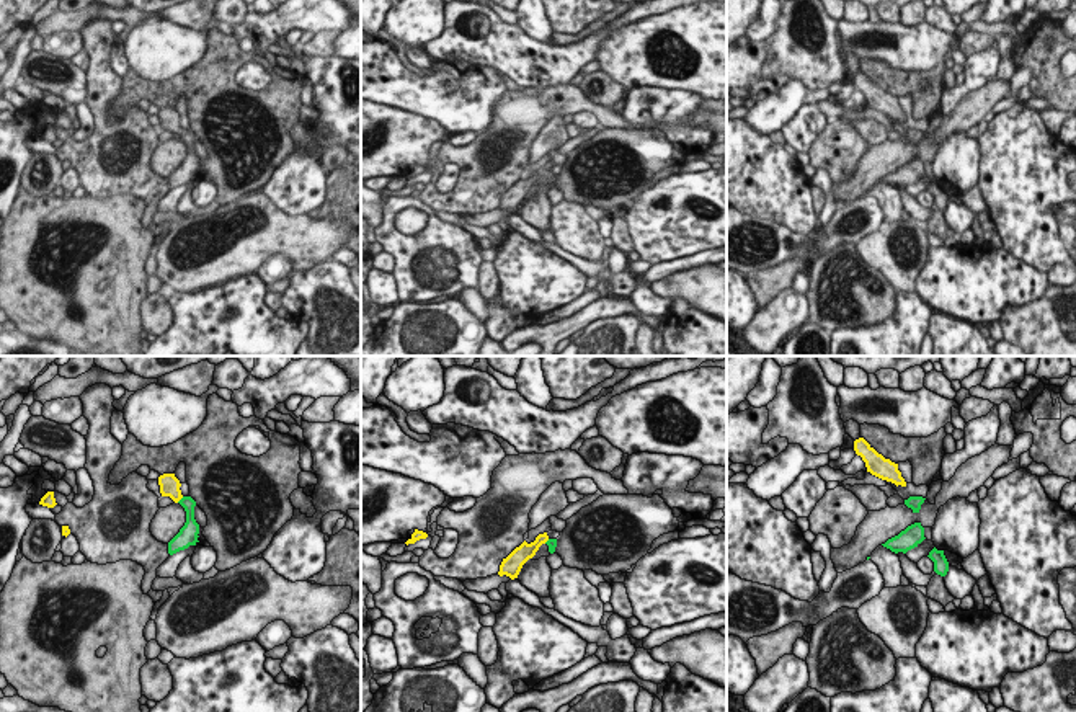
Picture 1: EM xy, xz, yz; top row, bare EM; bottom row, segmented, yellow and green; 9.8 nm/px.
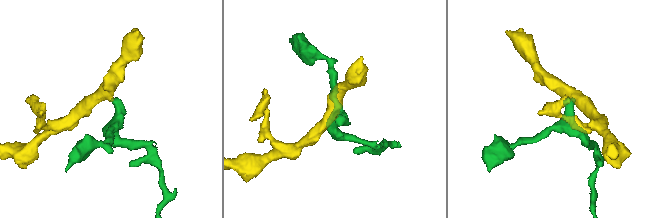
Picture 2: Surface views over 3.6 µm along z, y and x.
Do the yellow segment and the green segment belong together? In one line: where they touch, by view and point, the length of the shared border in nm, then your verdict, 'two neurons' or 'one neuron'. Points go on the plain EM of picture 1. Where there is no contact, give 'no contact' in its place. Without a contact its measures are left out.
xy (180, 133) | 100 nm | one neuron

